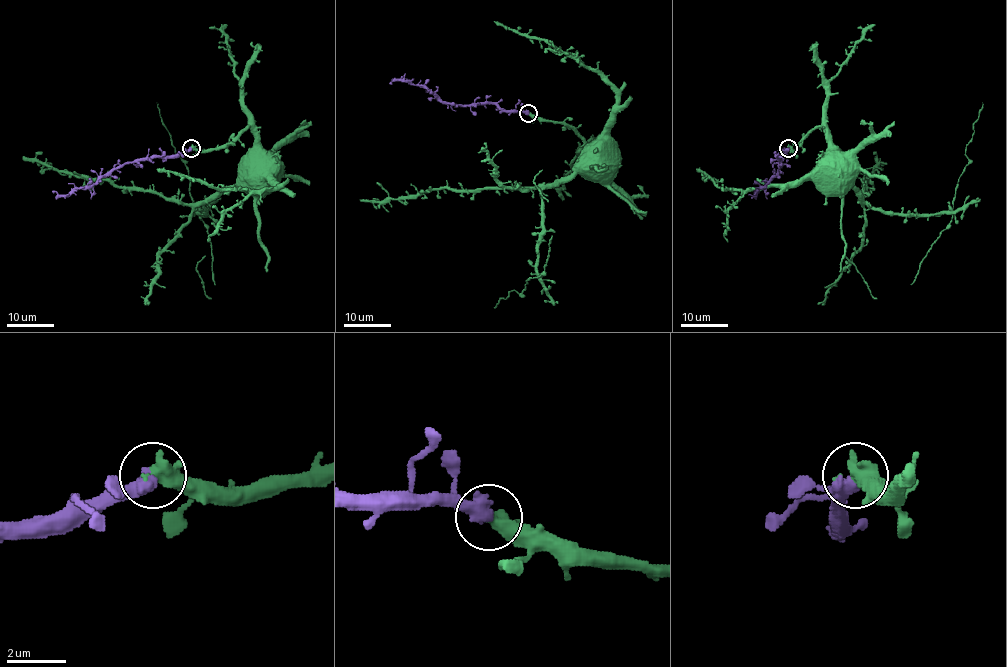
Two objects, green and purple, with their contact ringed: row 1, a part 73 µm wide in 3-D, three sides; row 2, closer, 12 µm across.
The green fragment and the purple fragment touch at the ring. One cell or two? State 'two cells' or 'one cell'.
two cells

